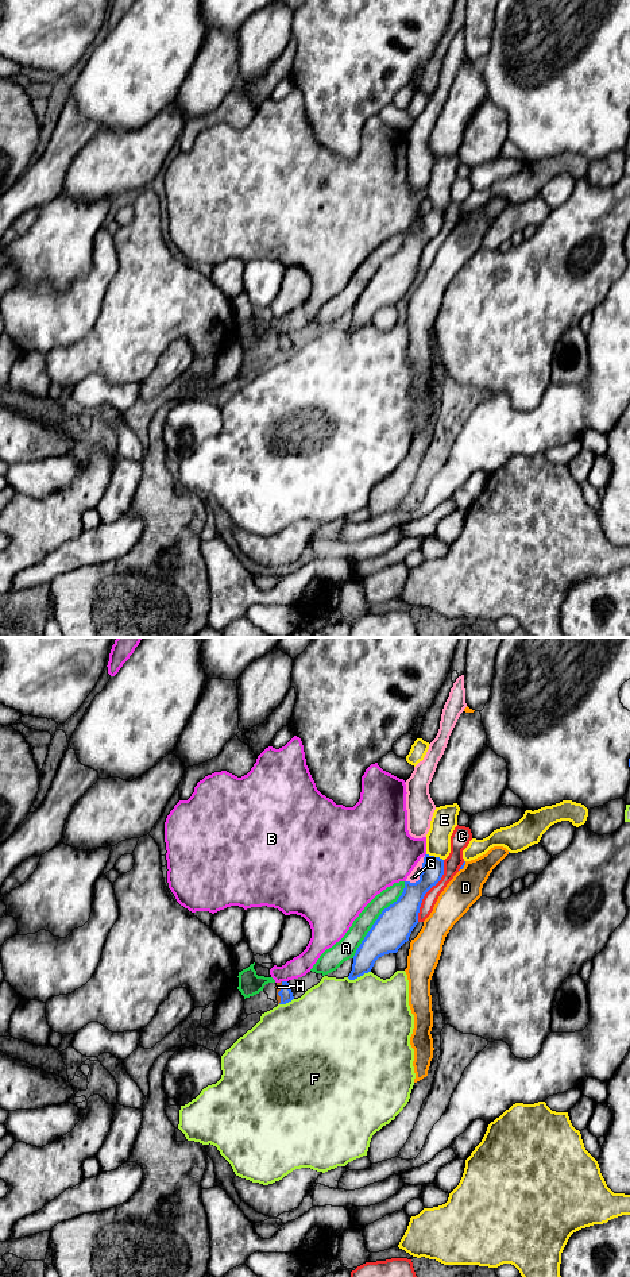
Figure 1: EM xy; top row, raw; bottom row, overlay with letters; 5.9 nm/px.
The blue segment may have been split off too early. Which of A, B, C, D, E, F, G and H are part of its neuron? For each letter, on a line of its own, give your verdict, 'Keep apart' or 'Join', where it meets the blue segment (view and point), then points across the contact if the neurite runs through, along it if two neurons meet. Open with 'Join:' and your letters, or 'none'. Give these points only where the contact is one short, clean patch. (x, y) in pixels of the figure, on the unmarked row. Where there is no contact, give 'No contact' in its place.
Join: H
A: Keep apart. Touches blue at xy (378, 270)
B: Keep apart. Touches blue at xy (285, 334)
C: Keep apart. Touches blue at xy (428, 242)
D: Keep apart. Touches blue at xy (463, 219)
E: Keep apart. Touches blue at xy (435, 209)
F: Keep apart. Touches blue at xy (358, 328)
G: Keep apart. Touches blue at xy (420, 226). Boundary: xy (425, 208), (420, 230), (414, 234), (406, 234)
H: Join. Touches blue at xy (278, 344). Path across: xy (286, 347), (278, 344), (278, 339)

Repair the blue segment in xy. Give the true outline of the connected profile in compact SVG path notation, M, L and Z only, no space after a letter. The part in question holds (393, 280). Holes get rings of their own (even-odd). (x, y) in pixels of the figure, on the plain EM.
M425 207L420 232L405 234L402 247L378 269L353 308L352 323L348 328L355 332L371 324L375 313L398 301L409 293L418 275L418 265L425 246L436 238L444 227L444 212Z

